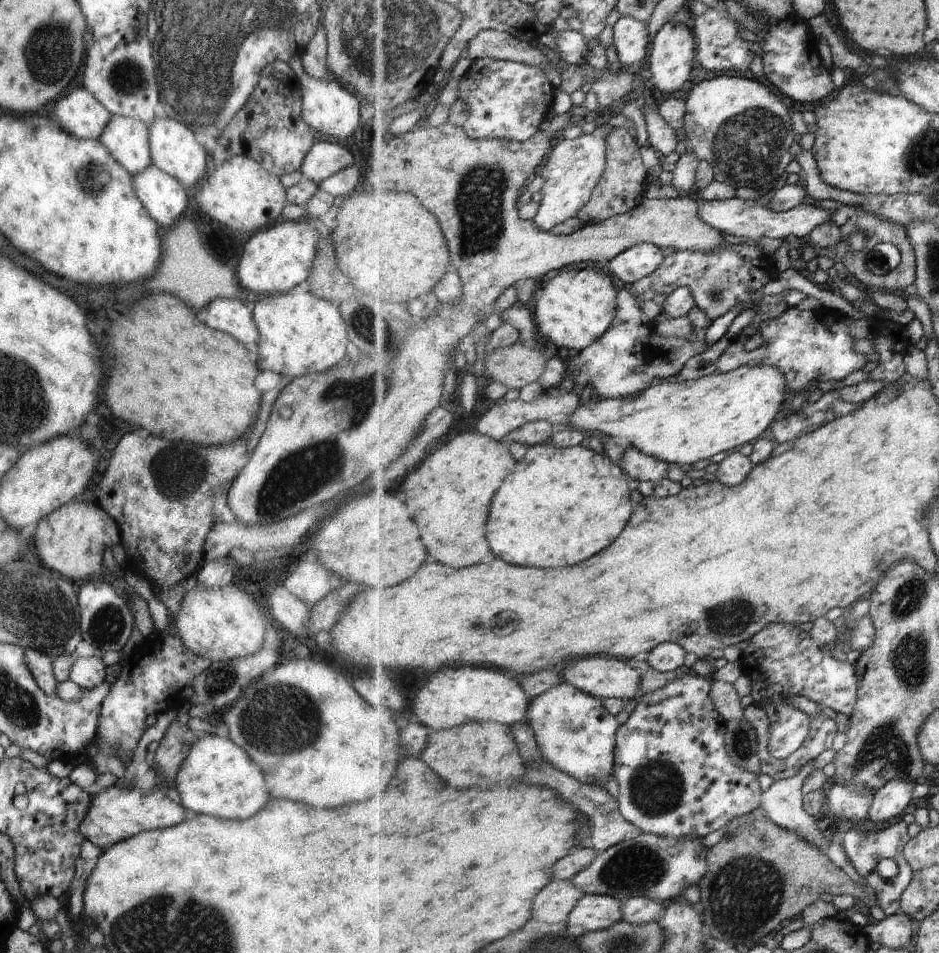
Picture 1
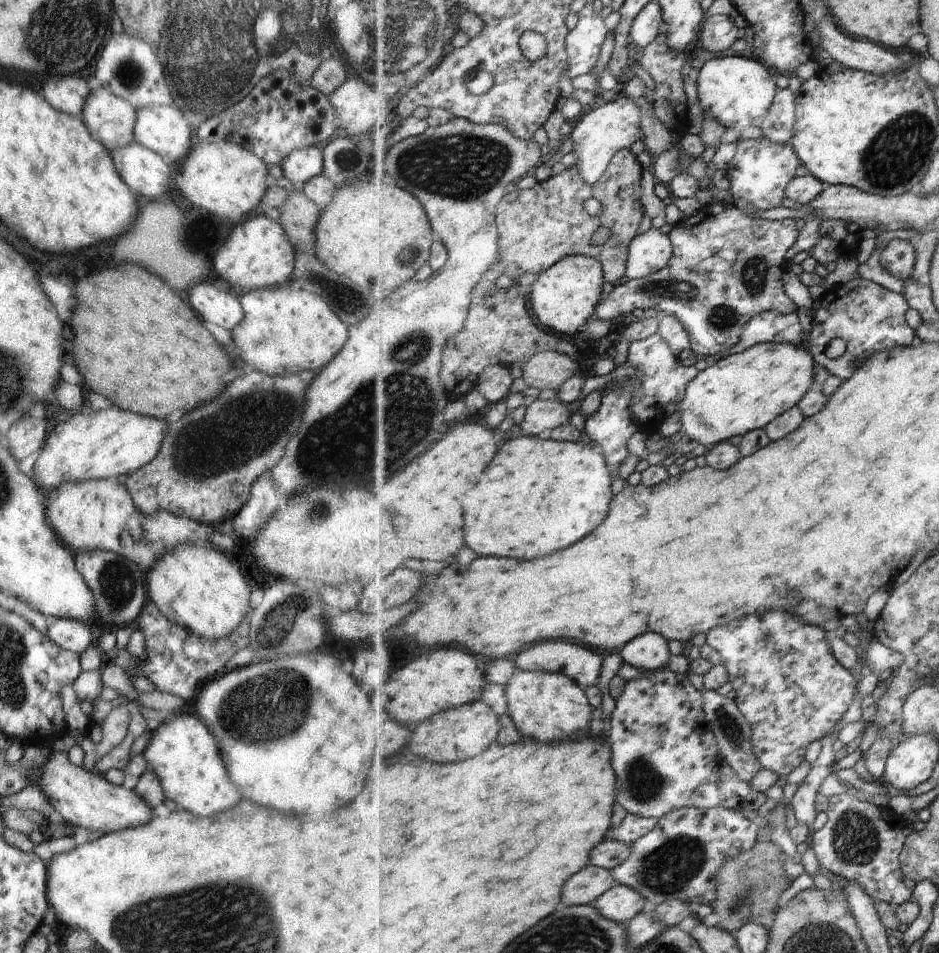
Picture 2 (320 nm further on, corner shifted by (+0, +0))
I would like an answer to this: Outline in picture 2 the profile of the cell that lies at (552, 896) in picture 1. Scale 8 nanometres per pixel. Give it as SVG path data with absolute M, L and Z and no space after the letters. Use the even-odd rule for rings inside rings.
M591 864L574 875L567 884L563 896L564 906L592 905L617 884L613 869Z

